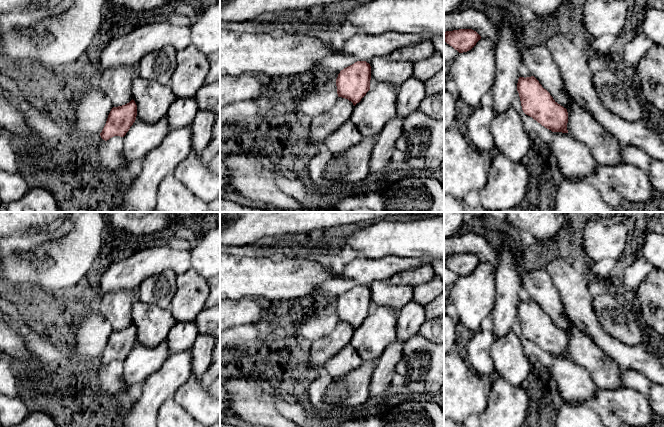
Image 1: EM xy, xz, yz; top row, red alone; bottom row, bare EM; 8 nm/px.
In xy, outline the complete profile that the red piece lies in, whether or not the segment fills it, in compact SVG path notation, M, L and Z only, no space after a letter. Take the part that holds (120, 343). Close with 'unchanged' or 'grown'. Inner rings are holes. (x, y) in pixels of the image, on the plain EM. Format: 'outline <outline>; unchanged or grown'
outline M133 323L125 329L113 331L100 357L101 362L107 365L114 360L124 361L135 346L136 340L137 329Z; unchanged

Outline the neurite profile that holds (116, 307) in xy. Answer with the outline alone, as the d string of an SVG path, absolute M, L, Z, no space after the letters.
M138 290L110 292L102 296L98 314L111 324L113 331L122 330L132 324L132 308L138 301Z

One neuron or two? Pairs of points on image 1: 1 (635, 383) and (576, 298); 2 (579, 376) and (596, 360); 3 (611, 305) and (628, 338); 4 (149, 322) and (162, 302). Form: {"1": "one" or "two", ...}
{"1": "two", "2": "two", "3": "one", "4": "two"}

